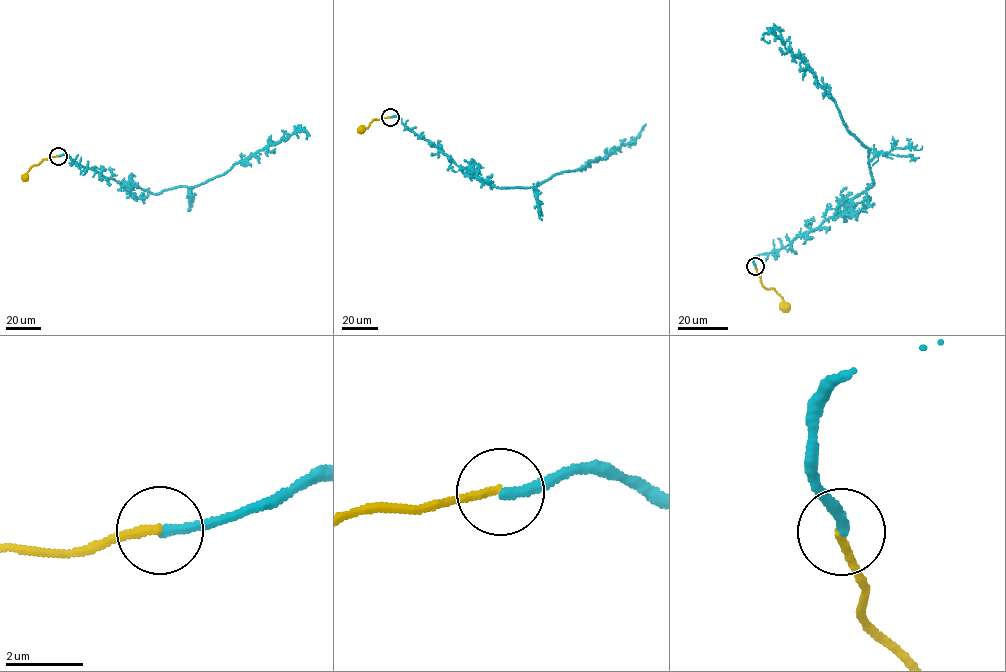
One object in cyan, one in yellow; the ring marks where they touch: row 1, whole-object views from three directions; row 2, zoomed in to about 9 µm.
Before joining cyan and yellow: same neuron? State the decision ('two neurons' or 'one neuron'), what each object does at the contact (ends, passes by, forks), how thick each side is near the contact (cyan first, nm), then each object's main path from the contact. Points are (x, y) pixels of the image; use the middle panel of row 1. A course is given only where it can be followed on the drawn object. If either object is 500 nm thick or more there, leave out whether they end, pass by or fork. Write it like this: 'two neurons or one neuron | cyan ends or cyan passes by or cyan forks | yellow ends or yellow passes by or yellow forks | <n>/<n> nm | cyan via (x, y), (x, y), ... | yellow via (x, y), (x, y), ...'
two neurons | cyan ends | yellow ends | 240/200 nm | cyan via (390, 116), (399, 117), (464, 172), (504, 188), (536, 187), (555, 174), (598, 161), (643, 130) | yellow via (390, 116), (373, 120), (367, 128), (360, 130)

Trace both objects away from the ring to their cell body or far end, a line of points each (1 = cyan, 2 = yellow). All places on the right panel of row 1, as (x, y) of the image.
1: (755, 266), (754, 257), (817, 227), (873, 181), (869, 148), (813, 72), (772, 31), (763, 34), (770, 40)
2: (755, 266), (765, 288), (775, 289), (786, 308)

